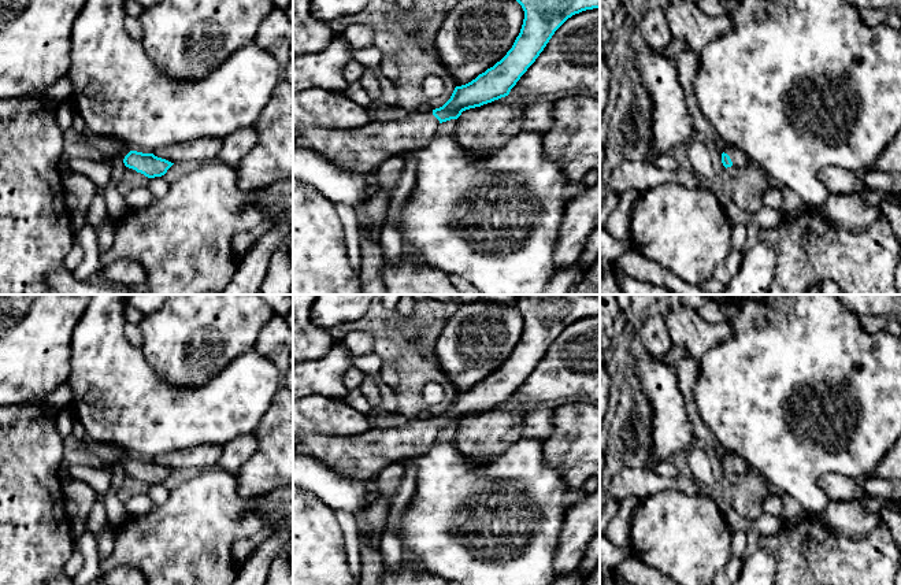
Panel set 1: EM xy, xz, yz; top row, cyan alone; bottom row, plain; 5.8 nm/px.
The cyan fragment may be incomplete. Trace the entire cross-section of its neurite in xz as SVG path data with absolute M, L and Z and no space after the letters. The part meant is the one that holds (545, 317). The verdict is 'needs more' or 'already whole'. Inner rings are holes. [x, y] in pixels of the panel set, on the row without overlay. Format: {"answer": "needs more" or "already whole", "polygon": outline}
{"answer": "needs more", "polygon": "M519 295L516 308L524 318L524 326L512 355L500 369L475 386L456 393L450 406L442 414L431 419L415 416L407 419L407 423L398 427L377 426L359 436L297 434L293 436L293 449L327 463L348 478L367 482L393 463L407 463L411 458L429 452L442 429L457 426L466 416L508 403L520 384L544 358L555 338L568 325L586 316L600 315L600 295Z"}

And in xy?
{"answer": "needs more", "polygon": "M84 443L84 448L94 455L101 464L108 469L114 464L120 464L126 474L144 481L148 485L162 484L174 471L166 466L157 464L153 460L142 460L131 458L129 453L120 452L115 445Z"}

